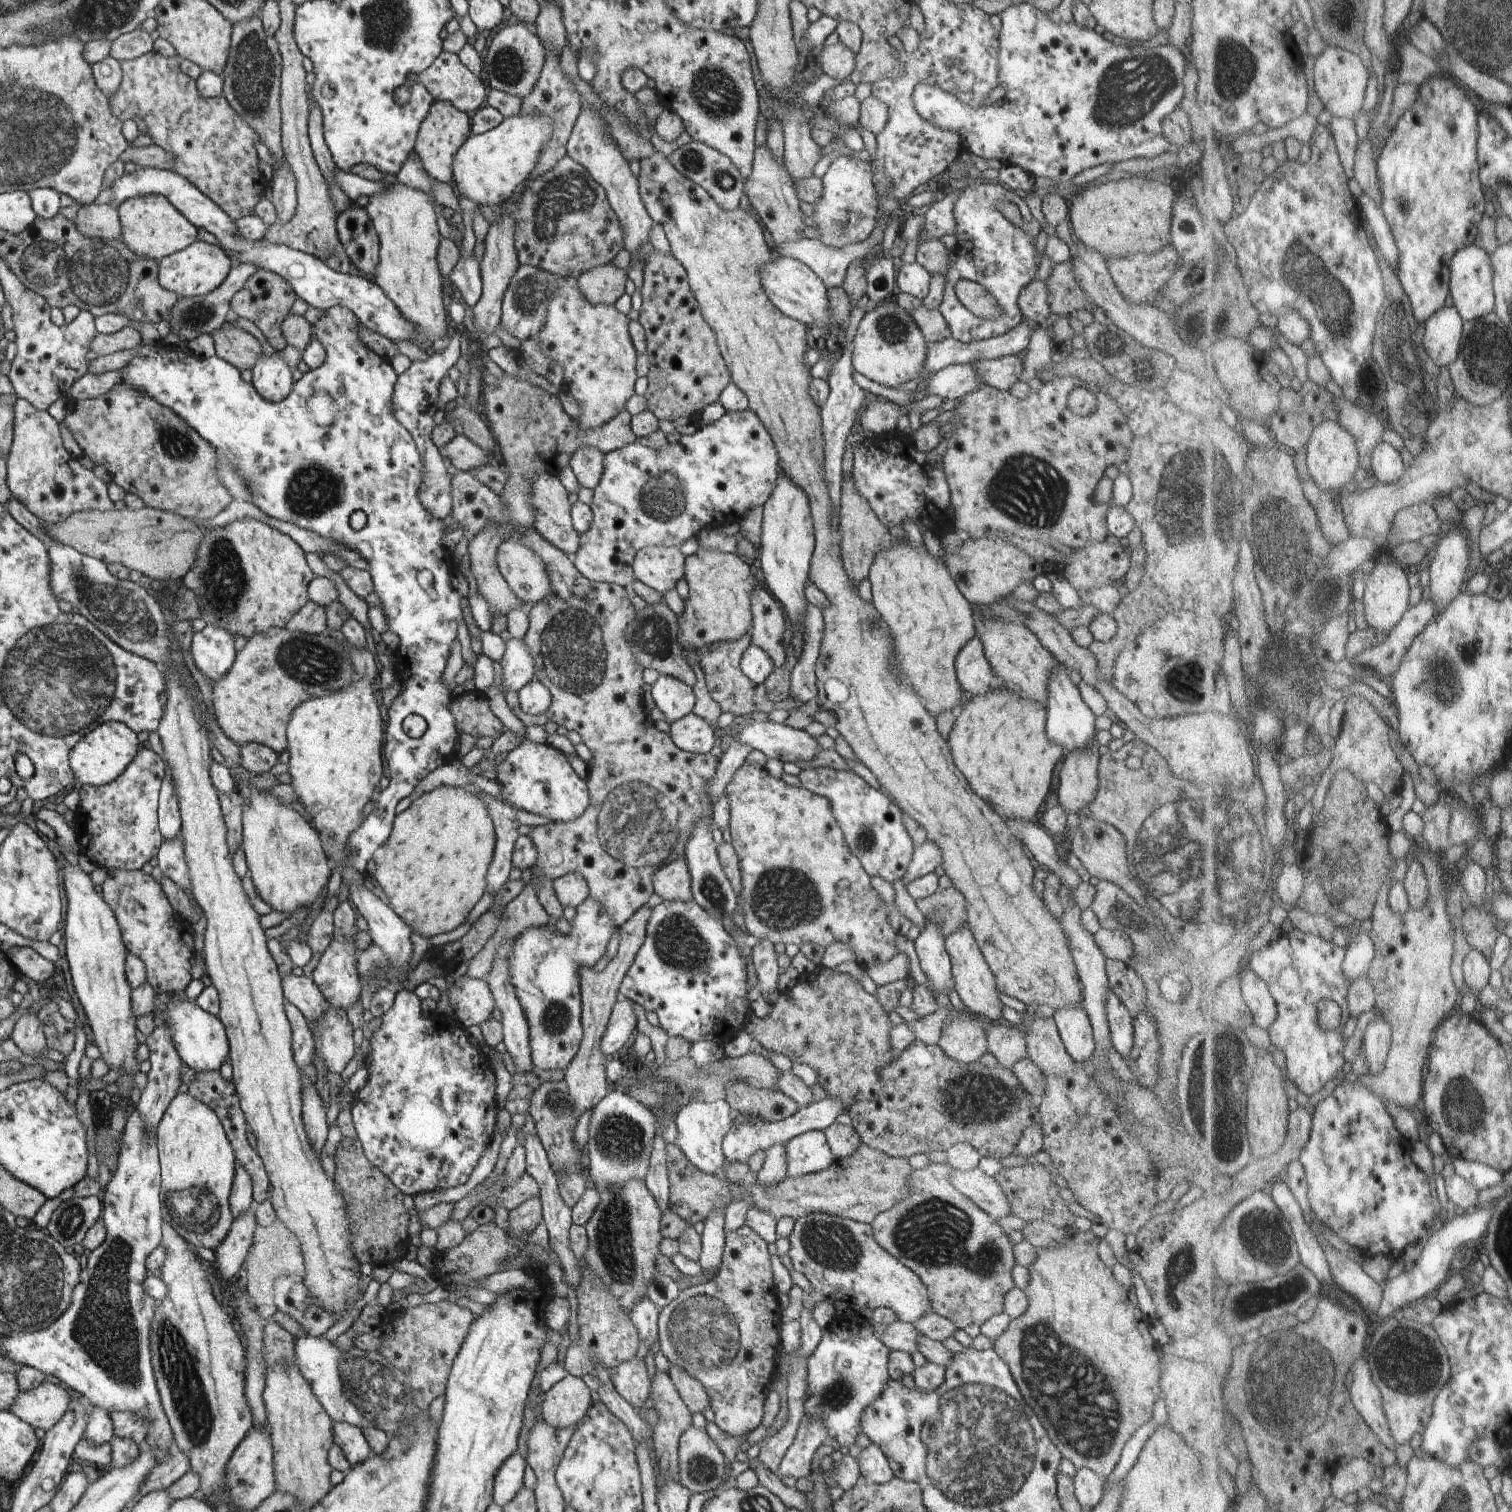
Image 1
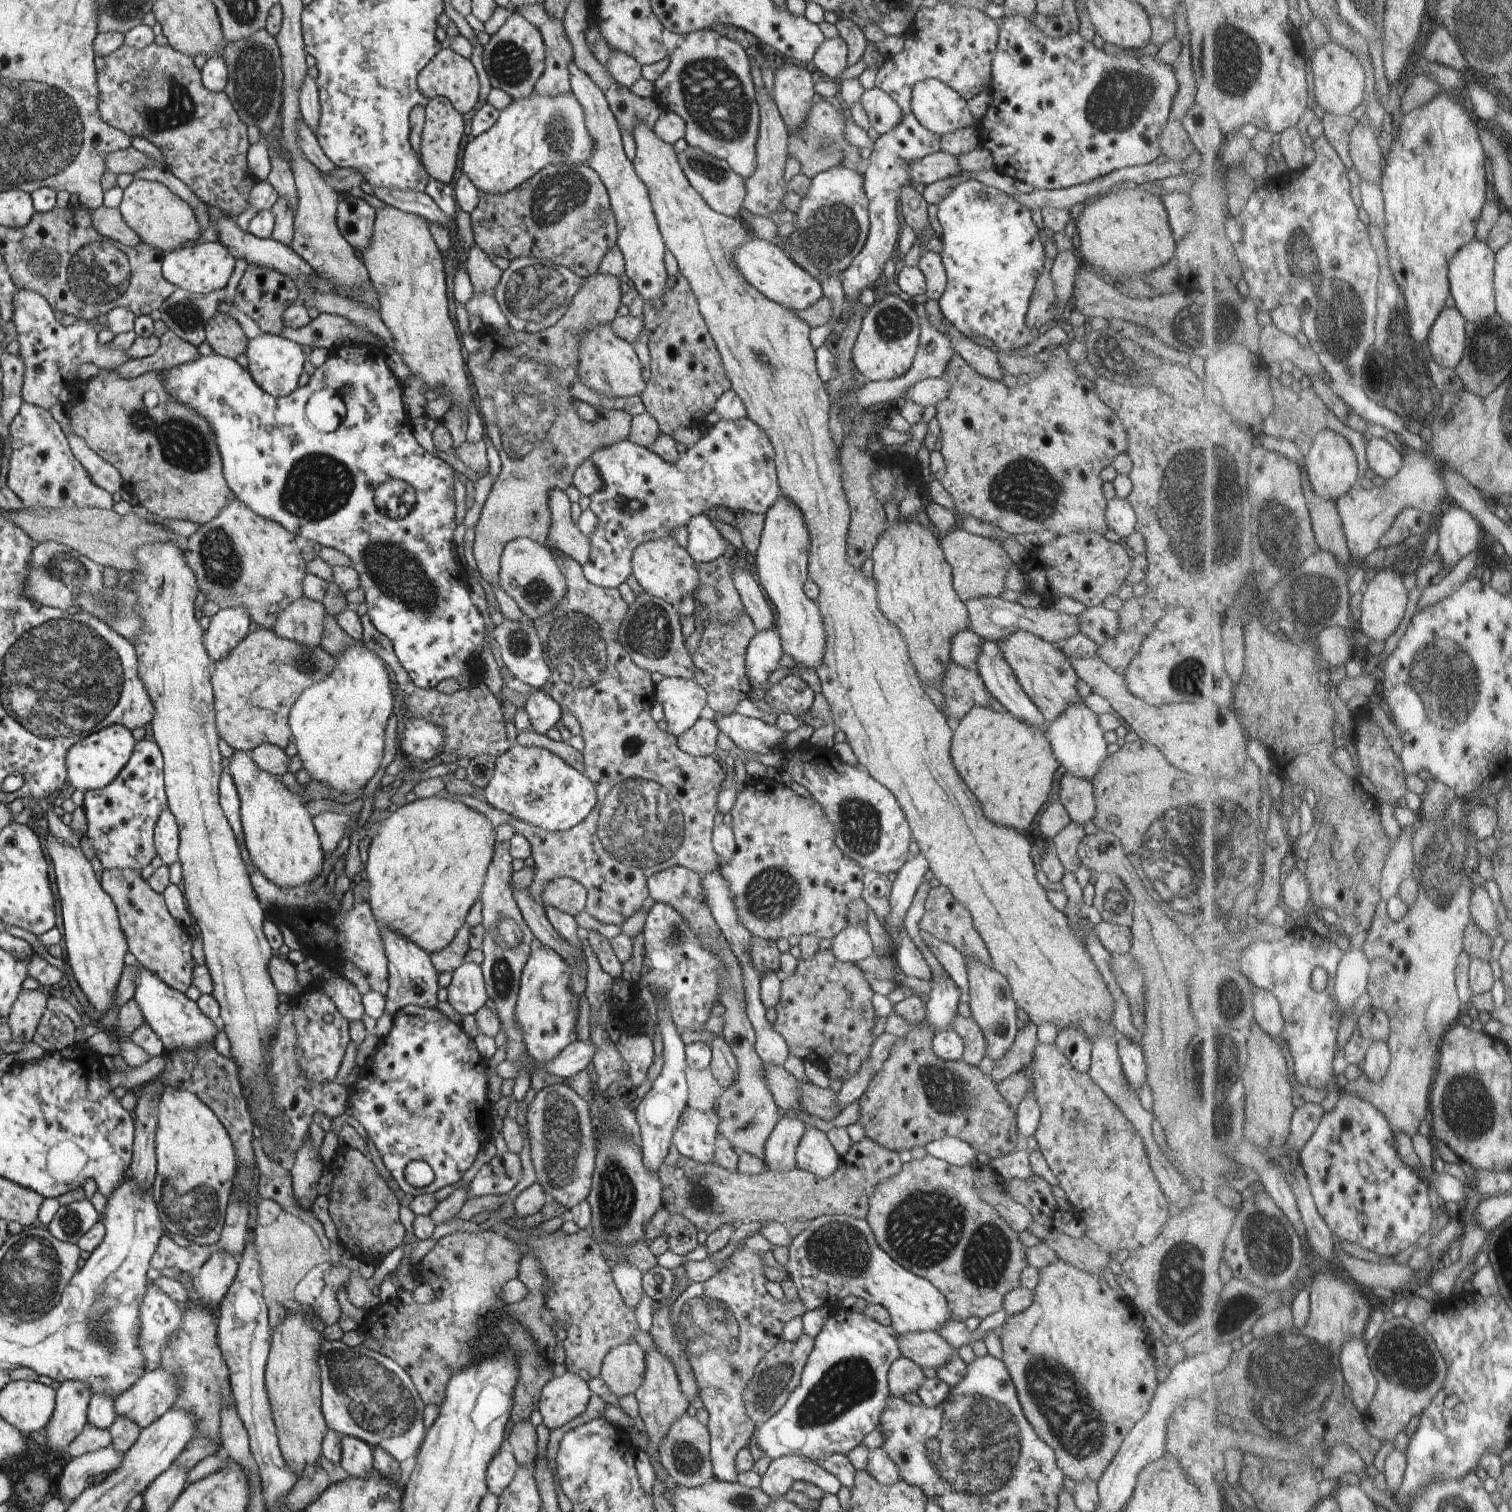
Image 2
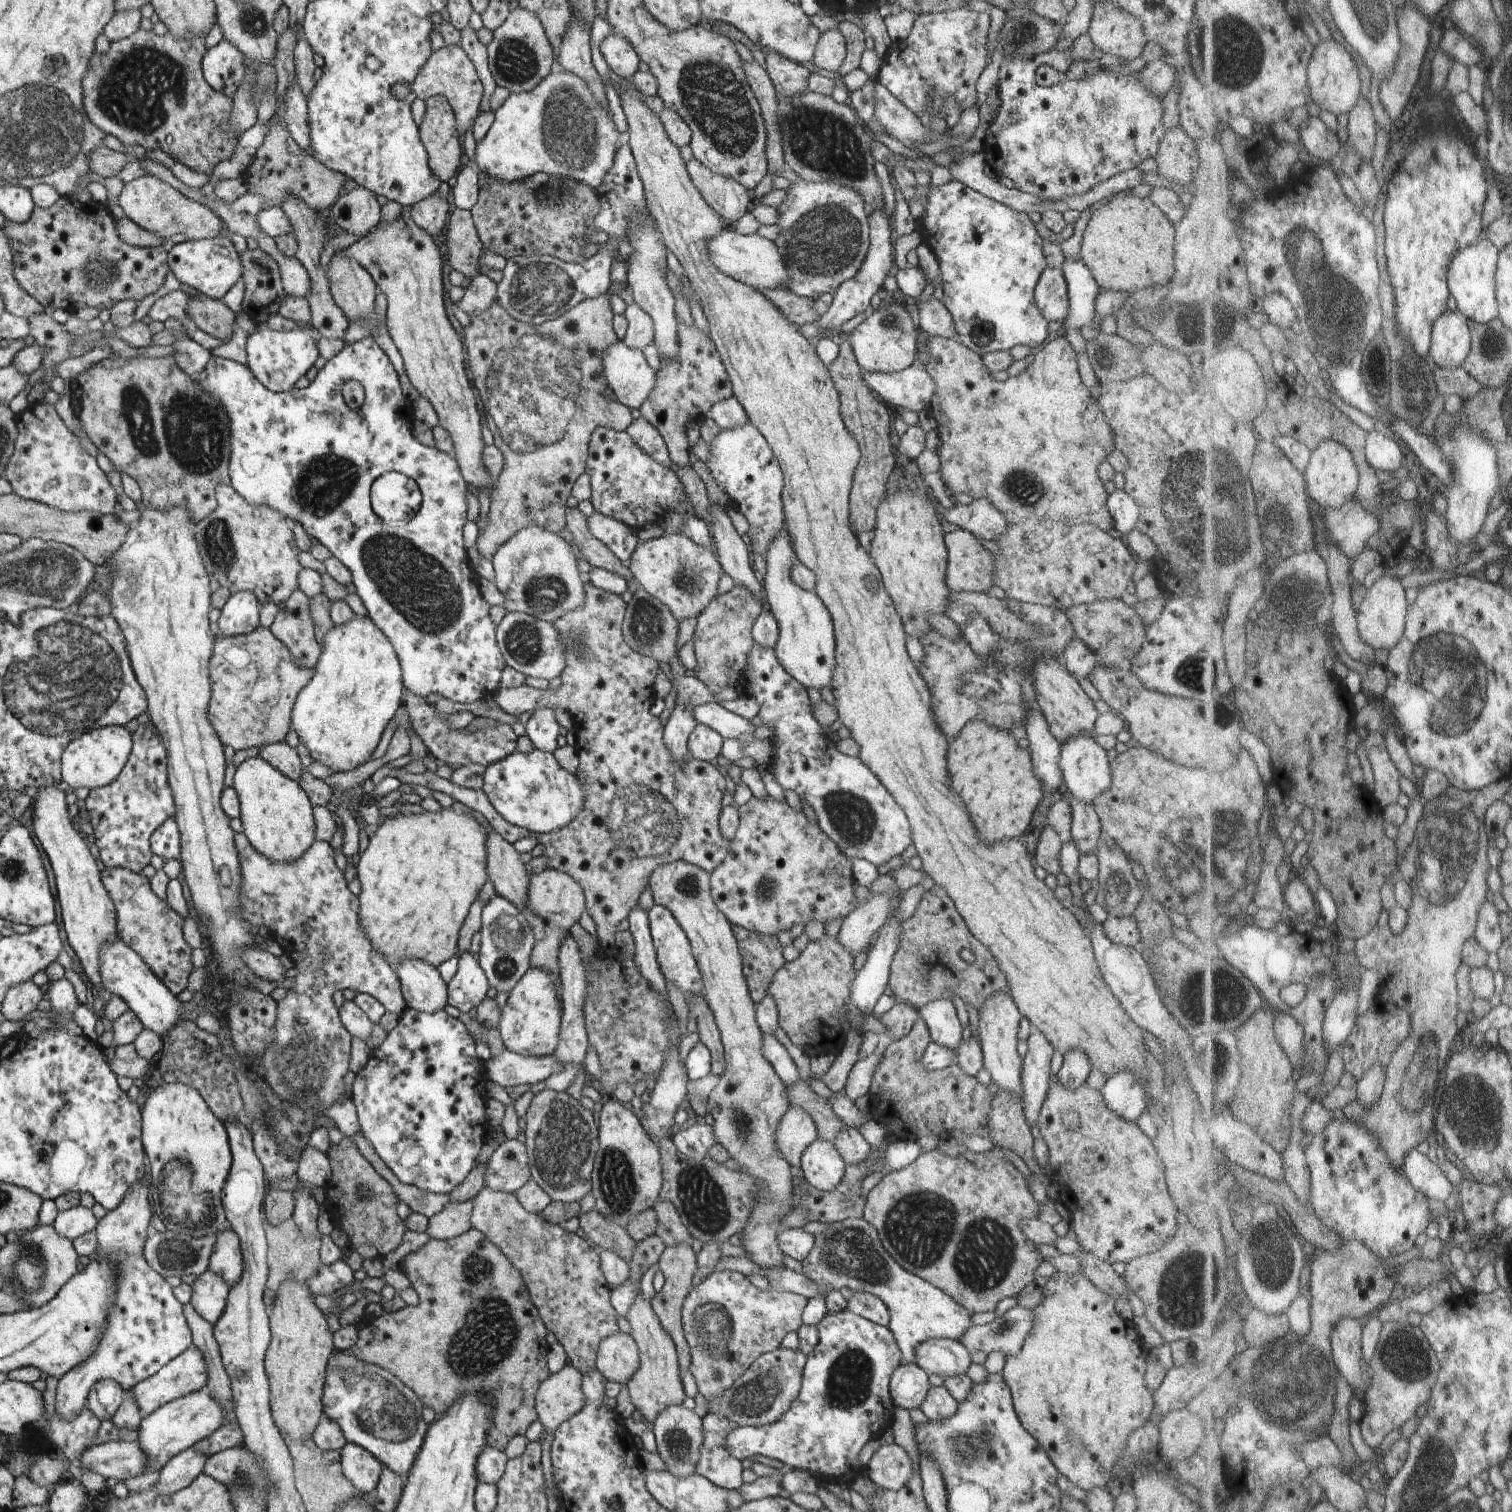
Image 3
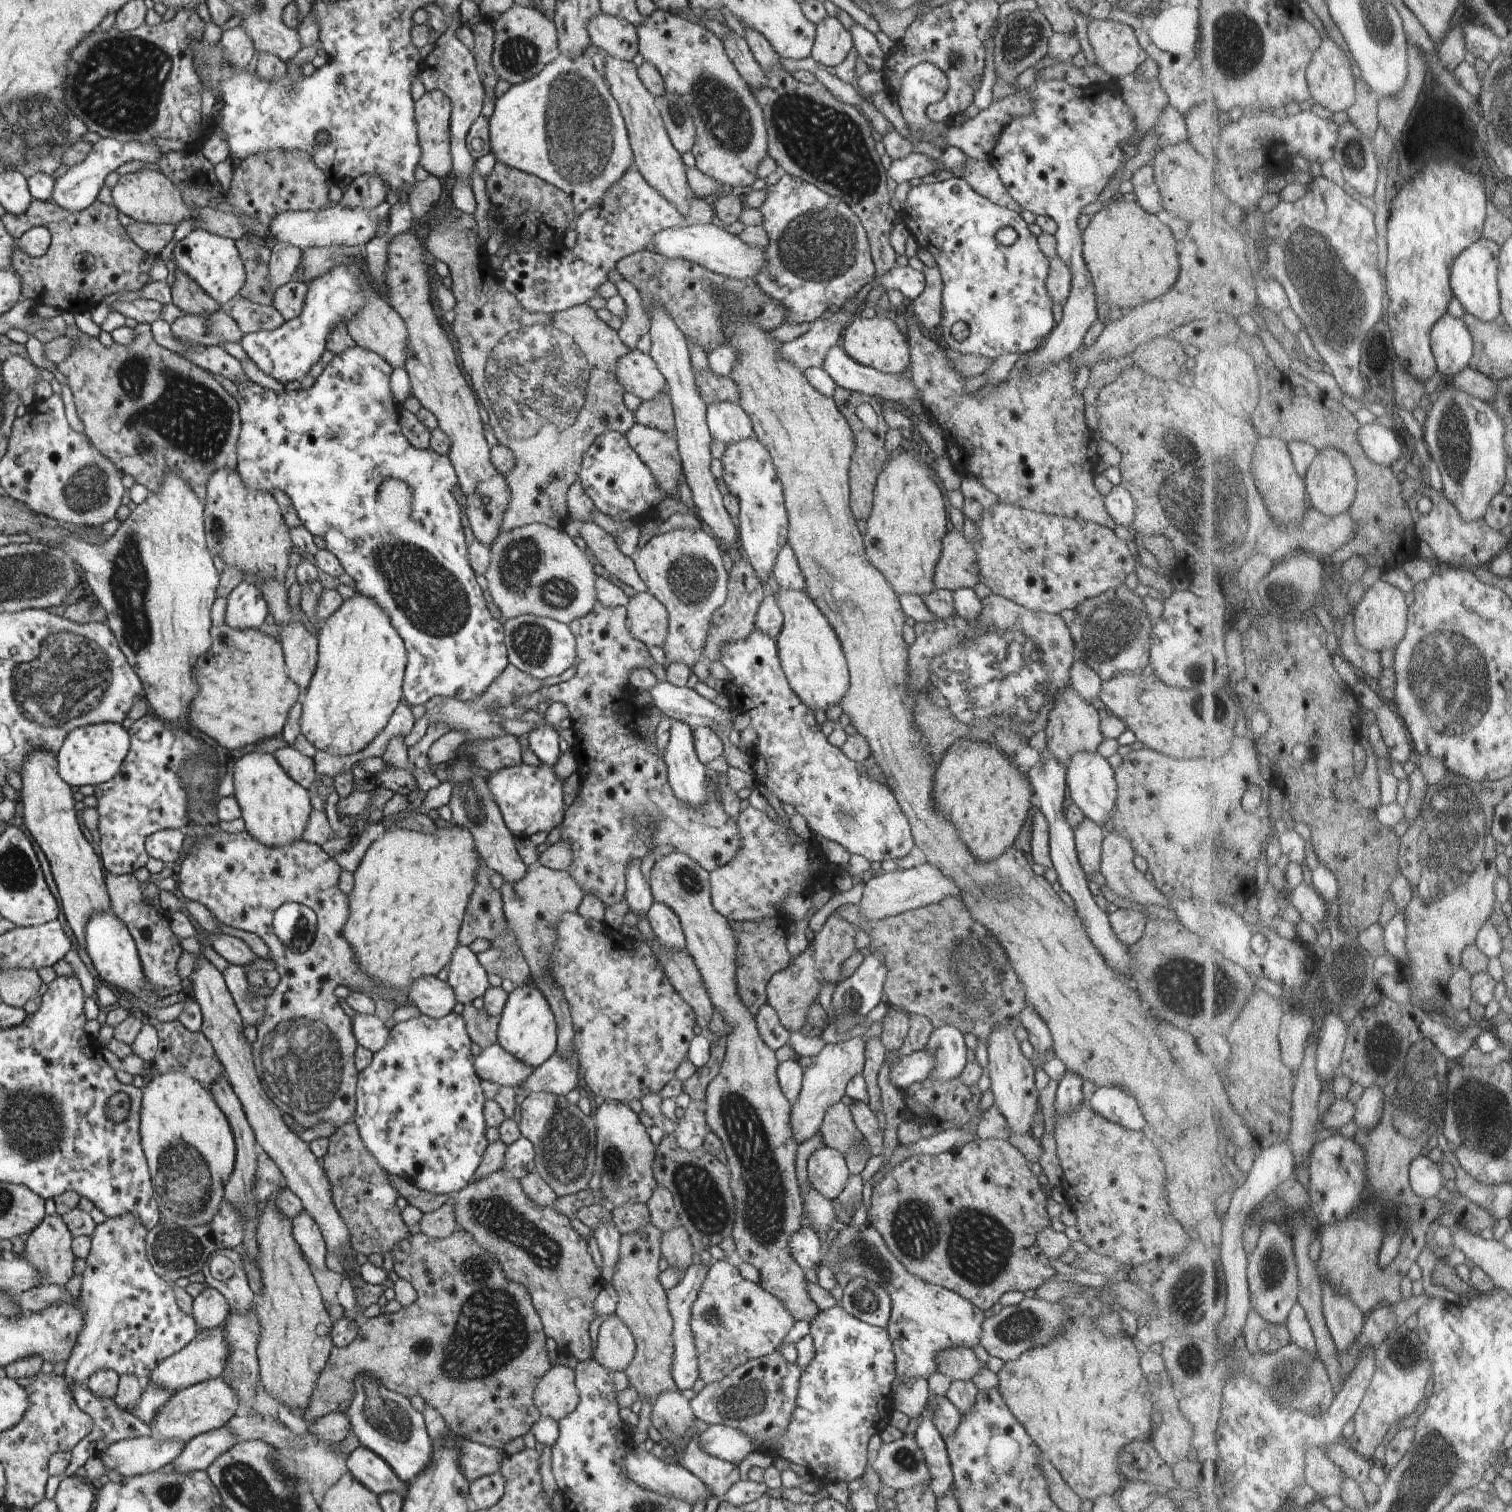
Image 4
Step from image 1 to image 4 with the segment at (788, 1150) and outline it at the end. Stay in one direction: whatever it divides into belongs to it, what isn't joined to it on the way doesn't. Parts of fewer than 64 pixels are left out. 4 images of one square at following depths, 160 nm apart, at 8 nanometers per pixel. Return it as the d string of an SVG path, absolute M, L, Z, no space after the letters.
M825 1144L807 1157L808 1184L826 1198L837 1199L846 1188L848 1176L845 1155L839 1150Z

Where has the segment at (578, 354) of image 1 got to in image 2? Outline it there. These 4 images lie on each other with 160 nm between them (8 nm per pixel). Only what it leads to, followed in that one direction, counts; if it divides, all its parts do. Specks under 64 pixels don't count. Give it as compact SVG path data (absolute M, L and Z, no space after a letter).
M602 323L592 327L578 341L579 380L608 397L630 398L639 395L646 386L642 379L643 368L635 348L627 340L620 338L610 324Z

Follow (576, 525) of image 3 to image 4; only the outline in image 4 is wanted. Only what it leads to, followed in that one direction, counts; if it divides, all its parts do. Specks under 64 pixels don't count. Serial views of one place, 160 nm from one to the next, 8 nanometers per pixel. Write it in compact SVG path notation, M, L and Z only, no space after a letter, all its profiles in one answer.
M593 520L581 523L578 540L589 552L593 561L605 568L607 574L614 574L620 582L634 588L638 593L647 590L646 584L636 572L632 558L622 554L615 538Z

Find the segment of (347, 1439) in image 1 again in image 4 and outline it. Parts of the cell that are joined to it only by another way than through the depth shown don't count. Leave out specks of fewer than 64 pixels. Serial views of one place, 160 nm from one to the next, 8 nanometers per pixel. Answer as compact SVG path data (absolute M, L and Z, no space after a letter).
M360 1445L346 1458L348 1472L374 1494L400 1491L404 1495L407 1484L374 1451Z

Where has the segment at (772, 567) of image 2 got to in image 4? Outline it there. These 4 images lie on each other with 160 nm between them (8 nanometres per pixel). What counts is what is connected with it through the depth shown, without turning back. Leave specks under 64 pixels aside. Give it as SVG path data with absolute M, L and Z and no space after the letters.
M780 587L773 593L783 614L783 627L776 642L782 670L798 698L806 707L824 710L838 704L848 690L847 660L836 632L817 604L804 591Z

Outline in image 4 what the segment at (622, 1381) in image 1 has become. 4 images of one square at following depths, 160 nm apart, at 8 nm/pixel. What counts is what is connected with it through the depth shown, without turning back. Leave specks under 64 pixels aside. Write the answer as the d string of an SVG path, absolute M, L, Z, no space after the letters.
M618 1317L606 1318L597 1337L592 1358L608 1372L624 1371L637 1354L637 1346L630 1329Z

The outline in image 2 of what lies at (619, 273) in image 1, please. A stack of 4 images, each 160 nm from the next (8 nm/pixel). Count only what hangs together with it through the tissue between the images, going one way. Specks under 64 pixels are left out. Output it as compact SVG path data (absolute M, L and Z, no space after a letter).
M600 272L587 276L553 327L538 331L538 336L526 336L526 344L509 348L508 351L495 341L494 334L486 332L480 337L480 351L469 356L466 366L480 397L482 422L502 463L498 480L494 482L481 509L473 543L477 568L491 586L502 586L499 584L499 562L506 543L518 537L528 537L548 545L550 490L564 491L572 484L574 471L583 460L590 459L596 449L602 448L602 444L612 445L629 438L632 416L626 410L608 409L599 414L596 422L585 421L577 415L574 406L576 400L570 394L570 386L579 380L578 341L592 327L602 323L608 325L616 318L621 296L619 277Z

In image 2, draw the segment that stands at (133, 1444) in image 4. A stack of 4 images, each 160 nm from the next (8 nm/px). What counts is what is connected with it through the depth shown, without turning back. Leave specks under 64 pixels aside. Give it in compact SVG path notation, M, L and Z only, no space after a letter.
M113 1444L79 1457L69 1458L57 1482L60 1500L68 1506L86 1490L87 1478L112 1472L118 1468L122 1459L123 1454L119 1453Z

